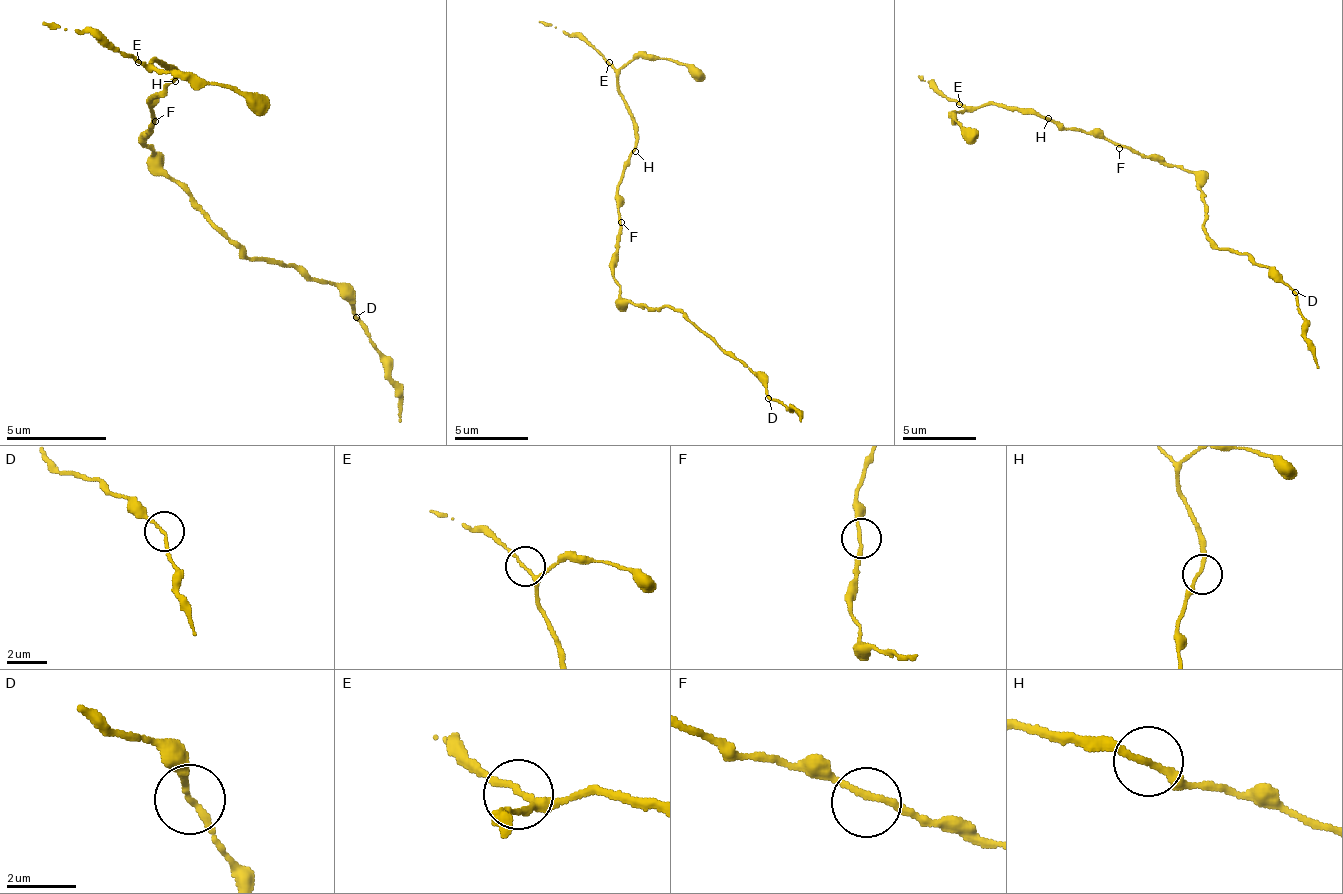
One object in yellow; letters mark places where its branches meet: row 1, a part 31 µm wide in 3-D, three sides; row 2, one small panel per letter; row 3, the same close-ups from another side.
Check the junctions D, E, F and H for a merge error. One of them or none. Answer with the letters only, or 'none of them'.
none of them

